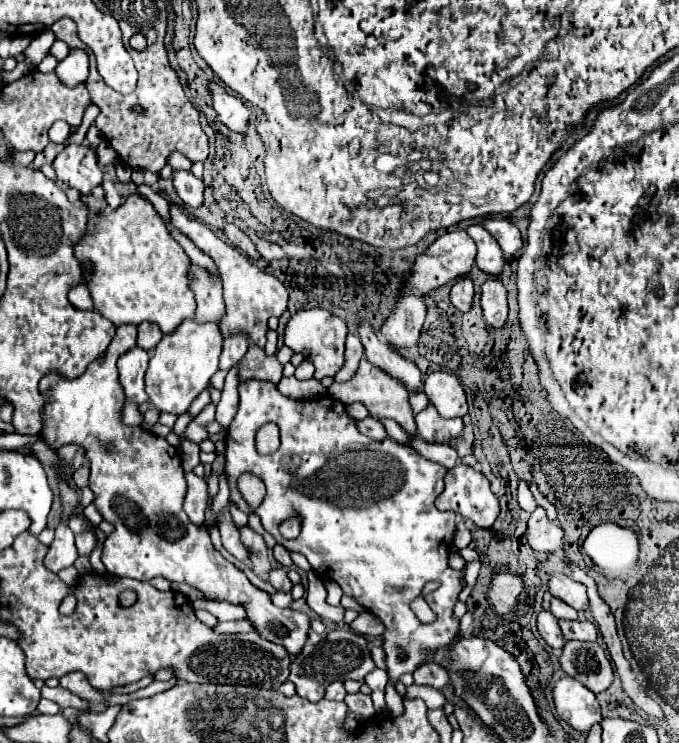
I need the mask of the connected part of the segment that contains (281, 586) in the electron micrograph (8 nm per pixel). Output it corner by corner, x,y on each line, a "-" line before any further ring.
280,567
280,569
272,569
268,581
270,581
270,583
274,585
274,589
278,589
278,591
286,591
286,593
290,593
290,589
292,589
292,581
288,579
284,567

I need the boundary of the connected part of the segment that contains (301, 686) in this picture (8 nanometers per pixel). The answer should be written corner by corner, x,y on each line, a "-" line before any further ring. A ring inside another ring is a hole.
330,631
326,639
322,639
318,645
308,643
304,651
292,661
290,665
290,681
296,685
296,693
304,697
310,703
318,703
324,697
324,691
334,681
362,681
370,671
374,671
374,659
370,653
370,643
366,637
356,635
352,631

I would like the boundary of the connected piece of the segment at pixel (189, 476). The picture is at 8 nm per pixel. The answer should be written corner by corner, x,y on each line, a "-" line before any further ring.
190,471
190,473
186,473
186,483
188,483
188,491
186,491
186,499
184,499
184,511
194,525
202,525
204,509
206,509
206,501
208,501
206,479
200,479

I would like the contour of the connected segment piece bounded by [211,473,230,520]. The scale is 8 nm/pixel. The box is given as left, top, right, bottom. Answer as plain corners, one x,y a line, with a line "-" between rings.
222,473
219,477
219,492
216,495
211,507
212,515
215,520
216,517
218,517
218,513
220,513
222,509
224,509
228,505
229,495
229,485
227,483
226,476
224,475
224,473

